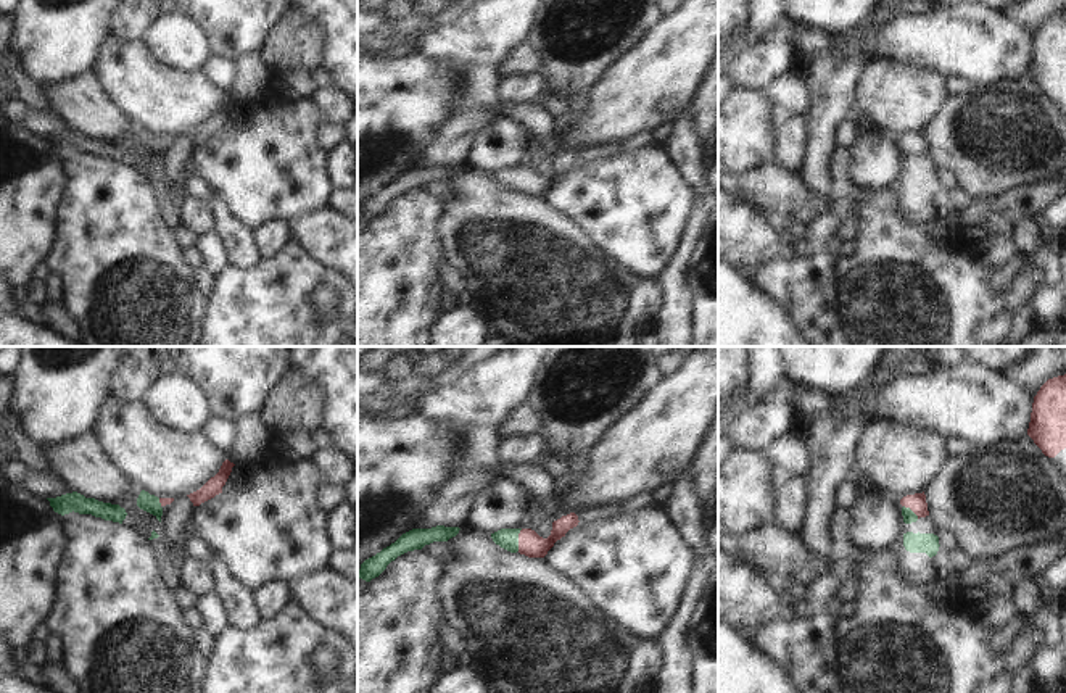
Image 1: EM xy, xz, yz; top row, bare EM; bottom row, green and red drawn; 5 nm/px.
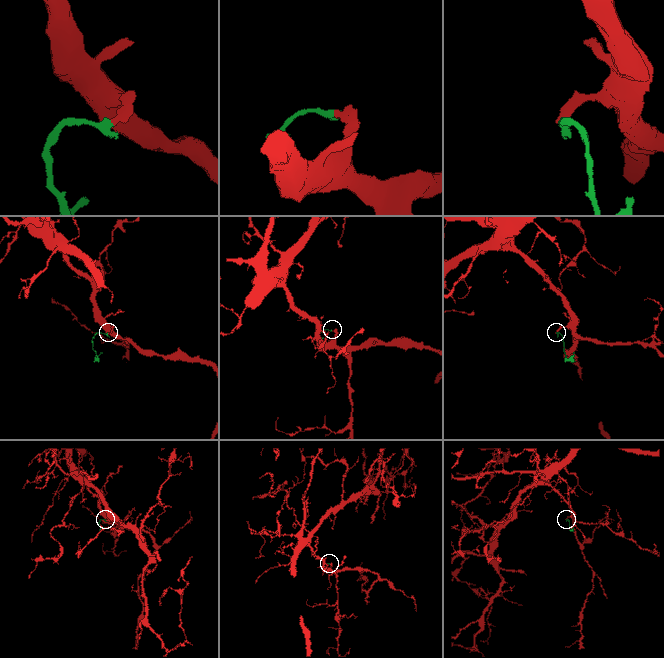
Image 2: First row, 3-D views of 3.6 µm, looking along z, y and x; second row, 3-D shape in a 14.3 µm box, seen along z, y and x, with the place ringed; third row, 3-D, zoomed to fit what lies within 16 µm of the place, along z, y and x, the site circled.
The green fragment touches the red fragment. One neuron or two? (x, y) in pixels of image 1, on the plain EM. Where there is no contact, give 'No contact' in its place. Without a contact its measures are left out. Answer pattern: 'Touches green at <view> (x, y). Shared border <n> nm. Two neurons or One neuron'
Touches green at xz (517, 179). Shared border 110 nm. One neuron

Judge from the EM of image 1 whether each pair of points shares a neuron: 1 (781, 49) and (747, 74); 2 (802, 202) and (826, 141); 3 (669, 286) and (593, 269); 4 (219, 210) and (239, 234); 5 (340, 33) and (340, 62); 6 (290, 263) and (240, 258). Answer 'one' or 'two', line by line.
1: one
2: two
3: two
4: one
5: one
6: two

